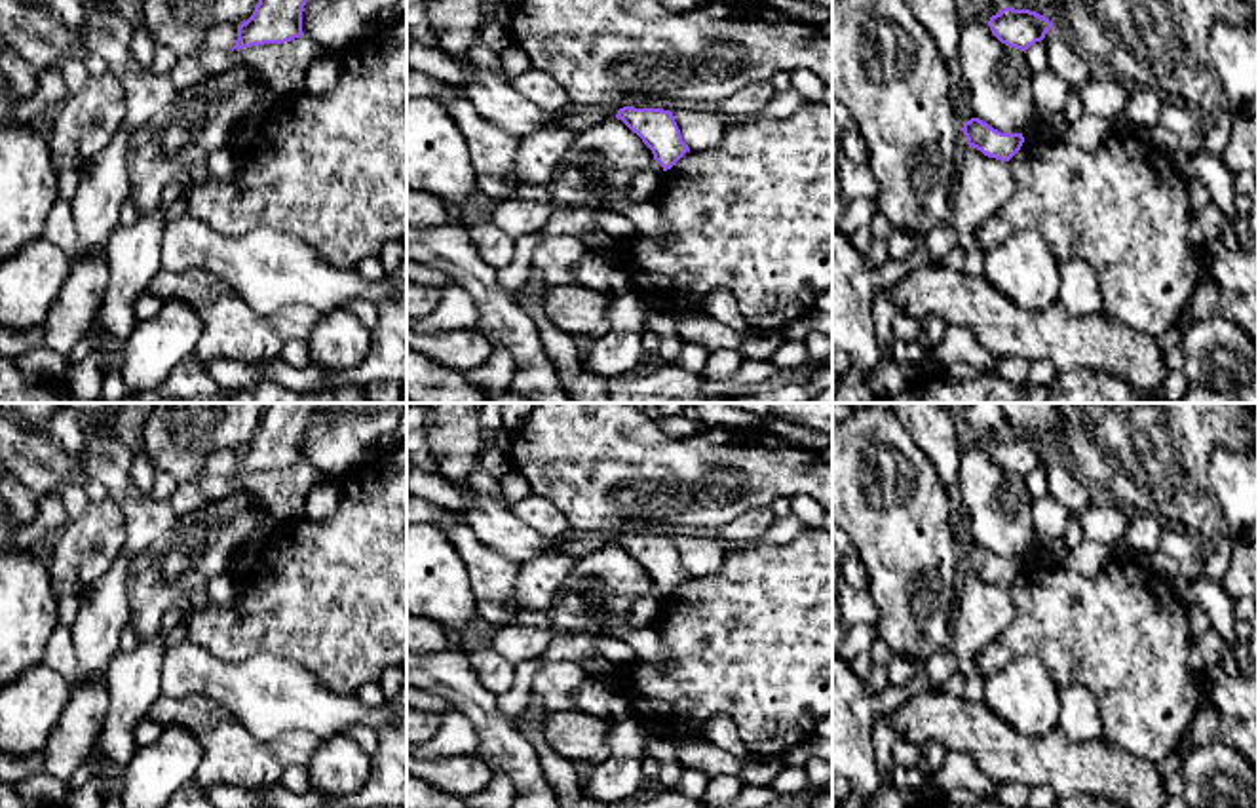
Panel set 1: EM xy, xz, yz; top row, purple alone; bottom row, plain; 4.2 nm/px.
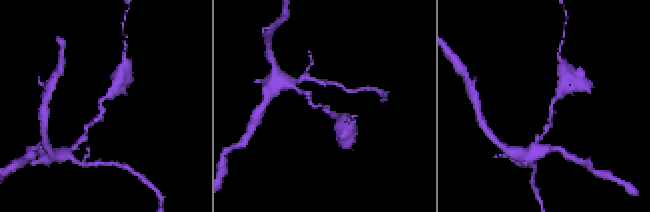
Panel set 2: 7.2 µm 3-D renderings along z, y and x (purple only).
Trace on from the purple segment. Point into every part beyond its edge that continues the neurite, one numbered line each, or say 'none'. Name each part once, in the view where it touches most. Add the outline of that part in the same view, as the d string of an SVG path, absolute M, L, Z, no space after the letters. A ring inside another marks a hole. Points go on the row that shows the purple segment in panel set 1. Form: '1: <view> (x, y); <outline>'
none

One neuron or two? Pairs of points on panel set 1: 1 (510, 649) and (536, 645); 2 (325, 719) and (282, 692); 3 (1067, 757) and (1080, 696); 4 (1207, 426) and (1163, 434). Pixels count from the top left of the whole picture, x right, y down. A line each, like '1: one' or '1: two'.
1: one
2: one
3: two
4: one

